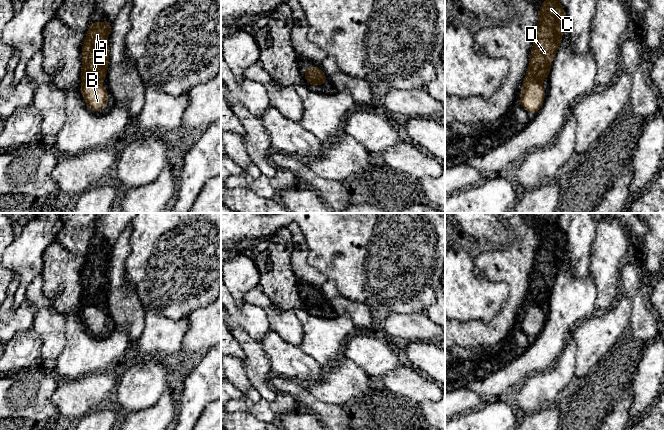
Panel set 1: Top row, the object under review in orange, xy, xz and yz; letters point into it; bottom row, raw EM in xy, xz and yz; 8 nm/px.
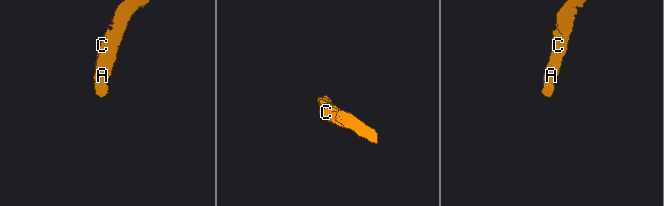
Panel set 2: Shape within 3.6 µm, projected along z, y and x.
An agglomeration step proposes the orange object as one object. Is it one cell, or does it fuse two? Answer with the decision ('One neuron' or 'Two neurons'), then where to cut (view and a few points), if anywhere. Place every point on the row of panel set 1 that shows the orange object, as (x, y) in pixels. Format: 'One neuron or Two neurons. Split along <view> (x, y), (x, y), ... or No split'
One neuron. No split

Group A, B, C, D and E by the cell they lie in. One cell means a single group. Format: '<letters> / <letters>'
A B C D E

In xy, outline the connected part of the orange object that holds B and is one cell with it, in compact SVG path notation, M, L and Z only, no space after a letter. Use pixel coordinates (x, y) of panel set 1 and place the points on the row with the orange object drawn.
M106 21L92 22L88 27L86 37L82 44L82 67L80 71L82 83L80 85L80 91L87 108L93 112L100 112L108 104L109 92L101 84L106 80L109 66L109 42L107 41L107 37L110 35L111 29L112 24Z

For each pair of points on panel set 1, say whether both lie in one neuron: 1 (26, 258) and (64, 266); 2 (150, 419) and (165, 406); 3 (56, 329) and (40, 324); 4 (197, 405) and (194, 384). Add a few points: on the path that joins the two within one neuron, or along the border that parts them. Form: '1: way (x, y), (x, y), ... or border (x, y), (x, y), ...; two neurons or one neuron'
1: border (53, 241), (43, 254), (43, 269), (41, 273); two neurons
2: way (154, 417), (161, 410); one neuron
3: way (52, 328), (48, 324), (44, 324); one neuron
4: way (196, 400), (196, 389); one neuron

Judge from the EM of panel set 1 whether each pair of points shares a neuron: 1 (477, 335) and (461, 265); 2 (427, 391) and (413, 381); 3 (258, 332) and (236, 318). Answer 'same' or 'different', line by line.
1: different
2: same
3: same

